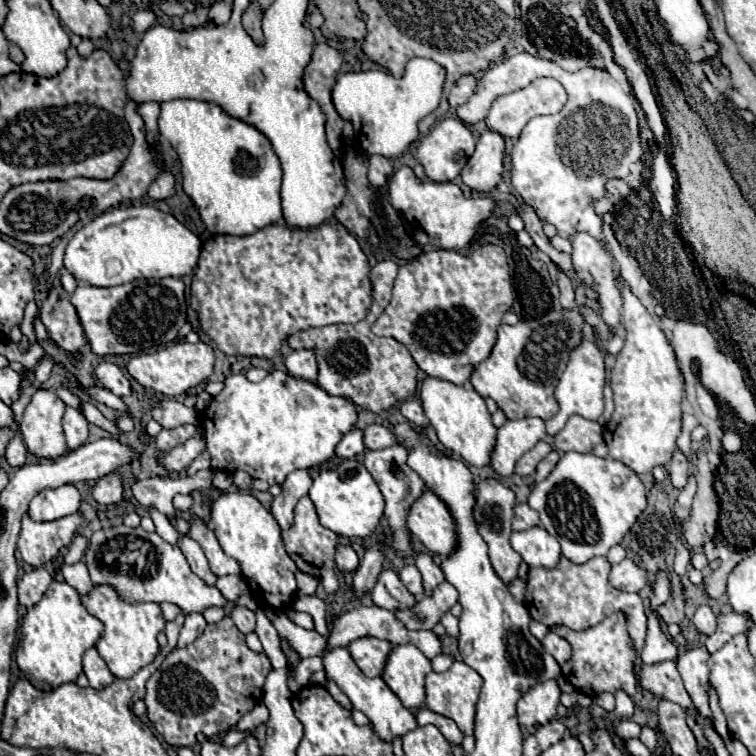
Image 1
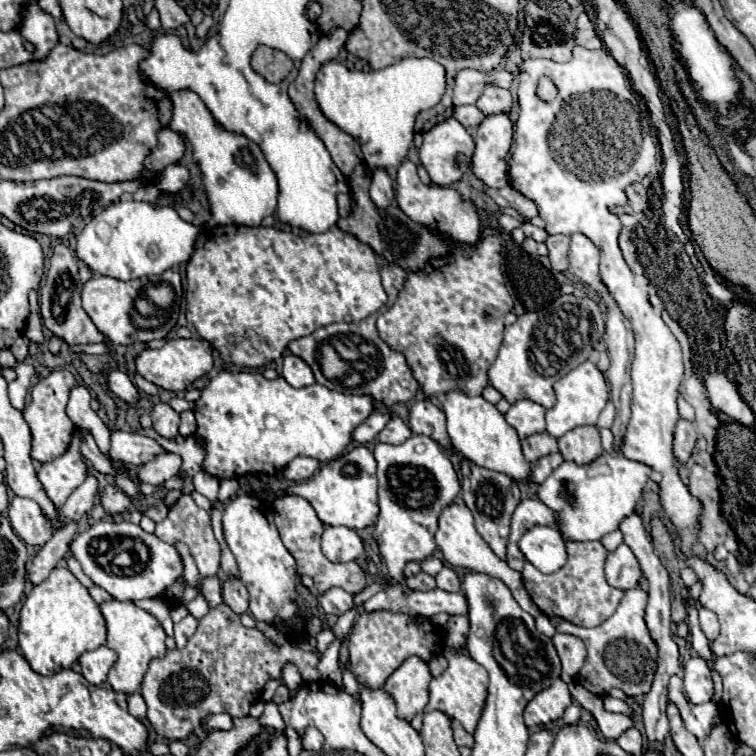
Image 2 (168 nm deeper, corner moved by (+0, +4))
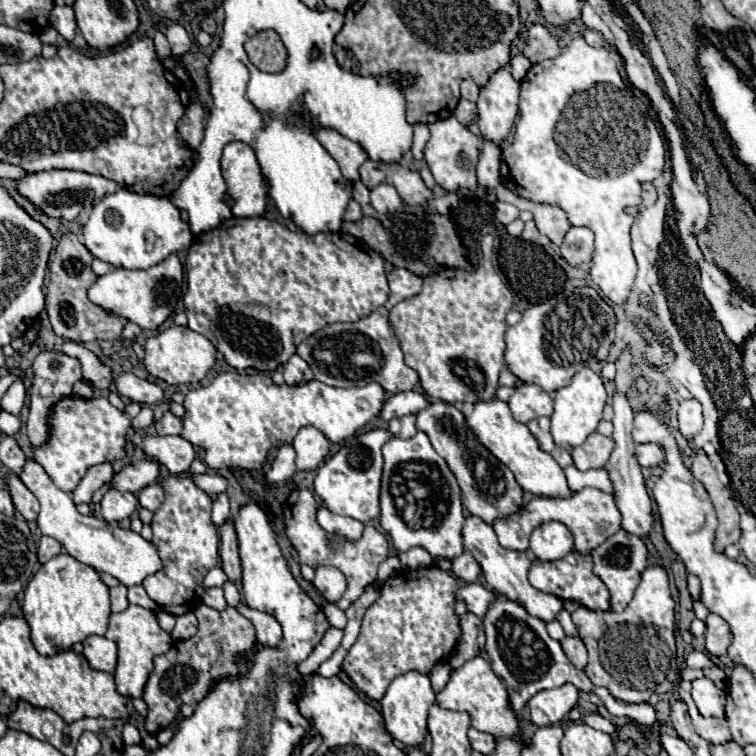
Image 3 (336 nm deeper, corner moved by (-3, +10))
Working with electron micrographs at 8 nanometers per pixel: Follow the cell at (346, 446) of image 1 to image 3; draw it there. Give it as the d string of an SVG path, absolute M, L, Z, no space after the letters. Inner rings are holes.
M413 390L399 392L385 400L385 404L381 408L381 420L389 422L391 418L399 418L405 414L417 414L425 406L429 406L429 400L423 394L413 392Z

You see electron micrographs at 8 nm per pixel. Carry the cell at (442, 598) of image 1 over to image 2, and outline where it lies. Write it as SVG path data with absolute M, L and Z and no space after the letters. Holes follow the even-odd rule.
M444 566L440 570L440 574L436 576L436 584L438 584L438 588L448 590L448 592L460 592L460 578L452 568Z

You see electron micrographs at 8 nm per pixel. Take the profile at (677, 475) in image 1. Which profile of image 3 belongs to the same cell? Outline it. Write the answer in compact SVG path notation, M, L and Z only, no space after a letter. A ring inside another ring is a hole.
M681 400L677 404L677 426L683 438L695 438L703 428L703 412L697 400Z

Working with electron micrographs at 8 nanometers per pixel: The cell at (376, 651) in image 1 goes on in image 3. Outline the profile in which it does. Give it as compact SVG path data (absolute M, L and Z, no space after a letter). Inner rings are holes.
M439 566L399 572L381 586L381 596L367 608L359 638L343 660L343 670L359 692L371 700L381 700L387 684L391 684L399 672L409 672L415 668L429 674L437 662L449 658L457 638L461 636L459 618L453 612L453 594L457 586L455 576Z

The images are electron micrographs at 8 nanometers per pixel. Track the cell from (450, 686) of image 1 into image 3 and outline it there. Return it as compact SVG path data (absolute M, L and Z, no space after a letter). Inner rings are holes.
M481 656L467 660L461 668L455 668L451 672L451 678L445 688L437 692L437 704L441 708L467 712L471 716L471 726L481 732L489 732L493 736L513 736L517 732L515 714L509 712L507 688L503 686L499 676L493 674L491 664Z

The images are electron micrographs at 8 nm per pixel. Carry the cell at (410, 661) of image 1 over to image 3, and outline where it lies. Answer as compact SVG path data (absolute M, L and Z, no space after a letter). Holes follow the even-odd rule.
M417 670L399 674L389 684L385 696L381 698L381 708L383 708L387 730L403 744L423 744L423 736L427 732L427 710L429 706L433 706L433 702L435 702L435 690L427 674L421 674Z

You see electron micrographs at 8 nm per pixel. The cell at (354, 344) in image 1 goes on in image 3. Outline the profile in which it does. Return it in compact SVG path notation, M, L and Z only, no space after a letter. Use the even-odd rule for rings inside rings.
M393 268L387 274L387 278L389 278L389 288L391 288L391 296L387 304L383 304L373 314L357 322L329 324L297 346L297 354L311 366L315 380L325 382L329 386L345 386L345 388L377 382L387 390L387 394L413 390L417 386L419 376L415 370L405 366L401 346L389 328L387 314L399 300L415 296L423 284L423 278L405 268Z

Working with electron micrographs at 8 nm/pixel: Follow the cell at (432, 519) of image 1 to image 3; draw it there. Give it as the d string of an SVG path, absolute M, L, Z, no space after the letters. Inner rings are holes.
M467 516L465 524L463 524L463 546L465 550L479 562L485 580L489 582L491 588L495 588L497 592L505 594L507 598L519 602L521 606L525 606L525 610L541 620L553 620L555 614L563 608L563 600L559 600L557 596L551 594L543 594L539 590L535 590L529 580L527 580L527 568L531 566L531 558L525 552L507 552L505 548L499 546L497 536L493 532L493 528L489 524L483 524L483 520L479 520L477 516Z

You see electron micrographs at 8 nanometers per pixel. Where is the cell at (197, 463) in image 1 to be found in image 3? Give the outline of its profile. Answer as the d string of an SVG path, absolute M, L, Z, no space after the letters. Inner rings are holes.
M205 473L192 475L193 482L209 495L225 492L228 481L217 473Z

